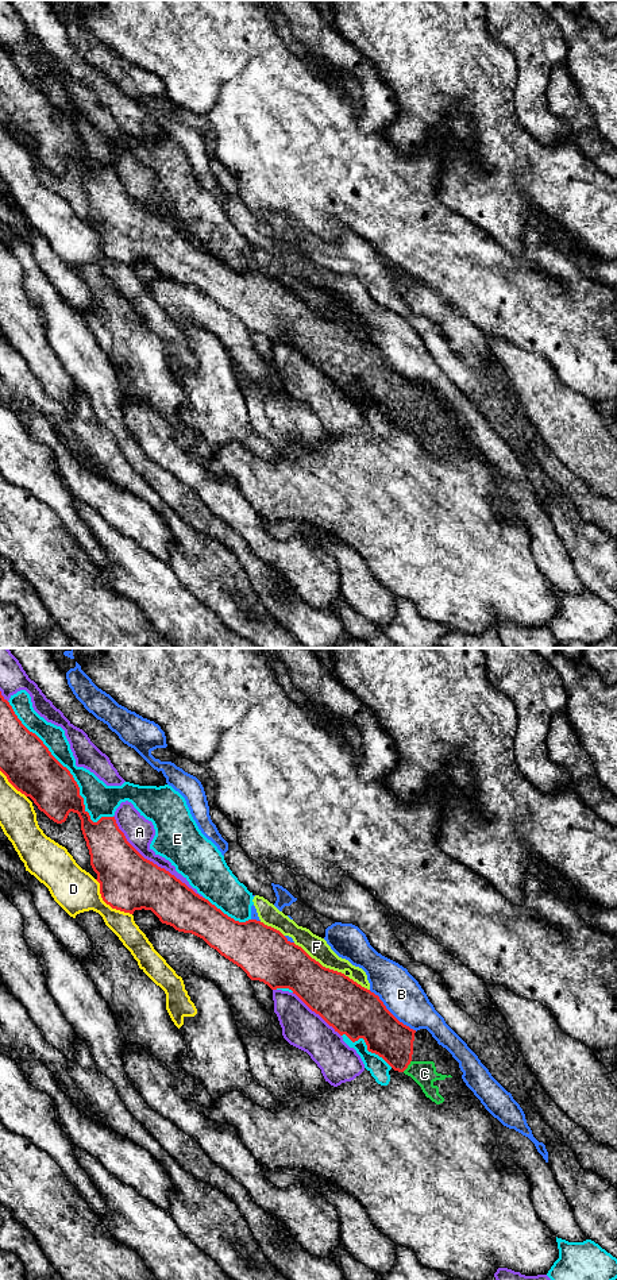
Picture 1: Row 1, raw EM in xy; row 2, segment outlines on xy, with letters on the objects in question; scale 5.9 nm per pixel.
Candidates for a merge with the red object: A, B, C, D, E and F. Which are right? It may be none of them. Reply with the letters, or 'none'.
C

